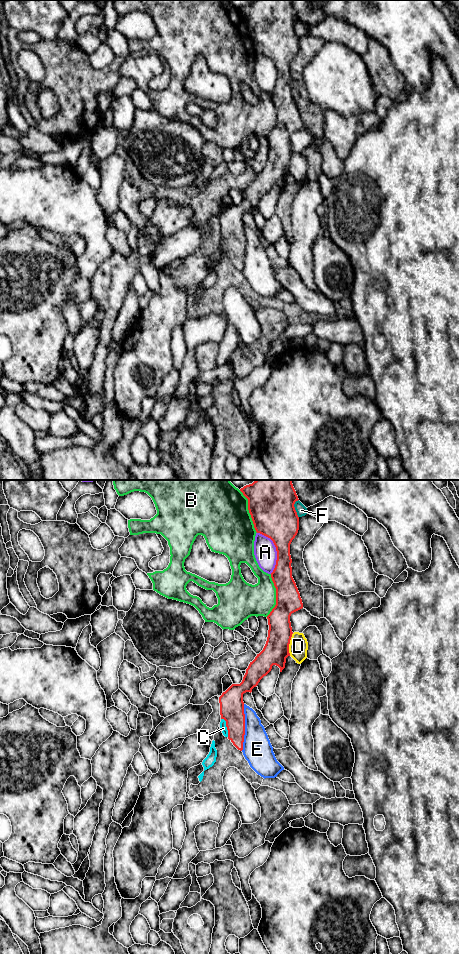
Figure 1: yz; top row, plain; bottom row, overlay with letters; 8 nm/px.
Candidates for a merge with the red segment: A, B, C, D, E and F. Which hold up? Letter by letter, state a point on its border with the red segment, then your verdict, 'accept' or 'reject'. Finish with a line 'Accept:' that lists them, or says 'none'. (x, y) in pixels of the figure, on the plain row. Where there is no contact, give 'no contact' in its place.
A: contact yz (276, 70); reject
B: contact yz (249, 31); reject
C: contact yz (226, 246); accept
D: contact yz (289, 163); reject
E: contact yz (244, 247); reject
F: contact yz (294, 28); reject
Accept: C

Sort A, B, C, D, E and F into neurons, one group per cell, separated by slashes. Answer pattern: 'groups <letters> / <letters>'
groups A / B / C / D / E / F

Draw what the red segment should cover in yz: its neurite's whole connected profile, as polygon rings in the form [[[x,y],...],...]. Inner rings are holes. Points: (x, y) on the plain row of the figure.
[[[255,0],[252,4],[241,8],[240,11],[248,19],[248,30],[256,52],[270,58],[277,71],[276,85],[271,93],[271,98],[276,108],[276,125],[267,136],[269,150],[266,164],[263,170],[250,182],[242,202],[240,204],[232,204],[219,217],[220,250],[238,270],[242,271],[245,255],[243,214],[246,212],[251,213],[260,200],[271,191],[273,185],[278,186],[280,192],[285,188],[286,178],[290,176],[289,164],[293,154],[290,136],[292,133],[302,129],[303,123],[292,97],[291,87],[290,64],[299,50],[299,37],[294,27],[295,22],[299,19],[292,0]]]

